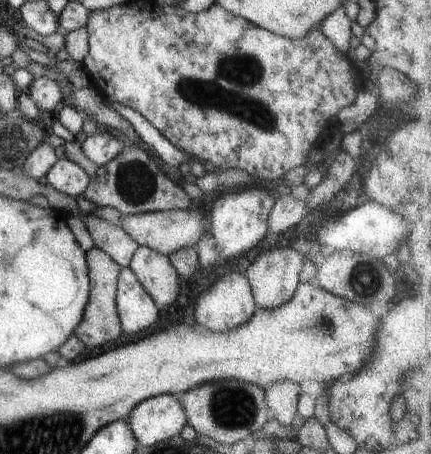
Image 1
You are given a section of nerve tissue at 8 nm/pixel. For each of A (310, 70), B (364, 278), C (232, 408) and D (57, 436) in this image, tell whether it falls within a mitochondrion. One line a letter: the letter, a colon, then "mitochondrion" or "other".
A: other
B: mitochondrion
C: mitochondrion
D: mitochondrion

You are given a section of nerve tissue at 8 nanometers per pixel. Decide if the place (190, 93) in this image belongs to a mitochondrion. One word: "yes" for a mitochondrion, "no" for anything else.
yes

